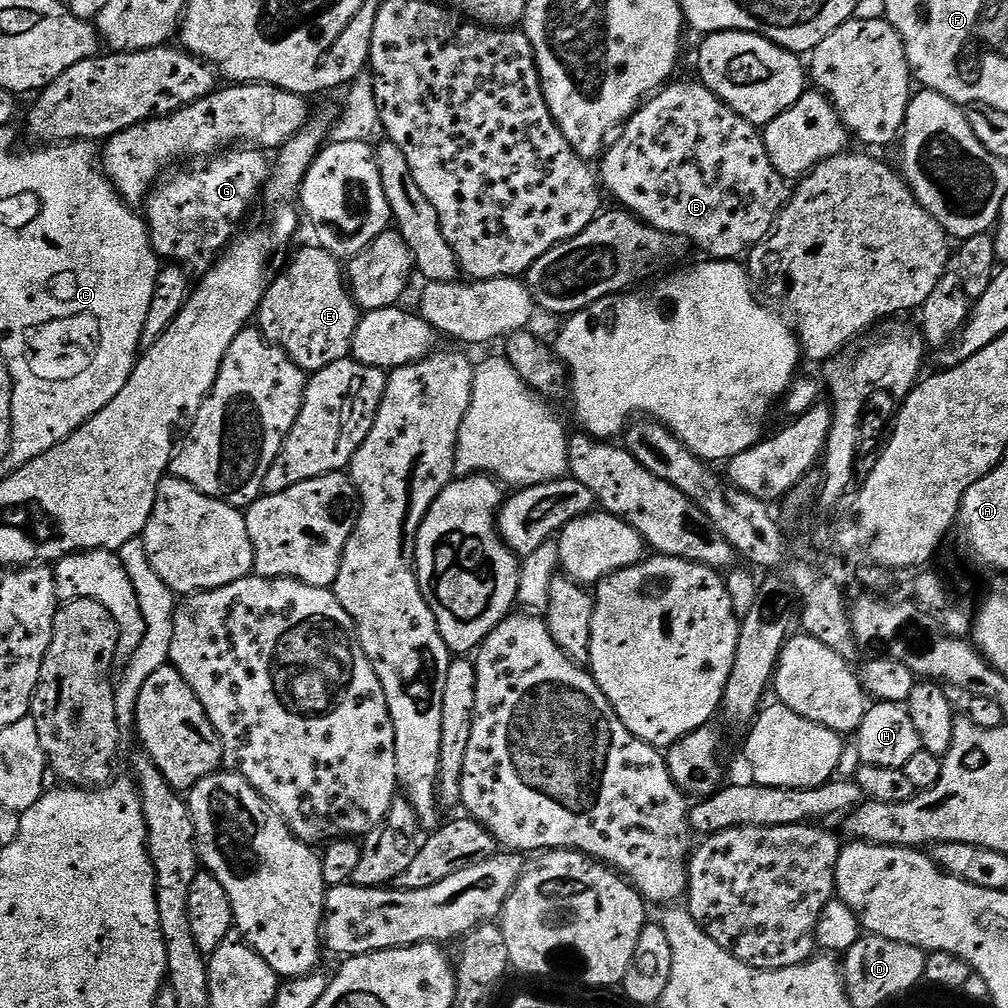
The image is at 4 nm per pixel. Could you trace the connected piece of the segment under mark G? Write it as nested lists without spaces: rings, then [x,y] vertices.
[[[233,146],[211,159],[193,159],[191,163],[184,166],[189,168],[184,168],[181,172],[173,171],[167,178],[161,179],[149,192],[147,201],[143,205],[148,236],[152,240],[152,248],[157,256],[183,266],[189,273],[190,271],[196,272],[195,274],[209,272],[212,265],[220,259],[226,246],[237,239],[241,231],[240,223],[247,218],[248,211],[255,206],[256,200],[258,204],[261,199],[262,189],[270,175],[270,160],[264,156],[267,155],[255,146]]]

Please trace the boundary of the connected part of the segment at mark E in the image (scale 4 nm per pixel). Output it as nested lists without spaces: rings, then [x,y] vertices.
[[[311,247],[302,249],[288,269],[269,283],[258,313],[258,327],[268,343],[281,348],[306,374],[349,359],[354,330],[362,315],[346,287],[341,261],[322,247]]]

